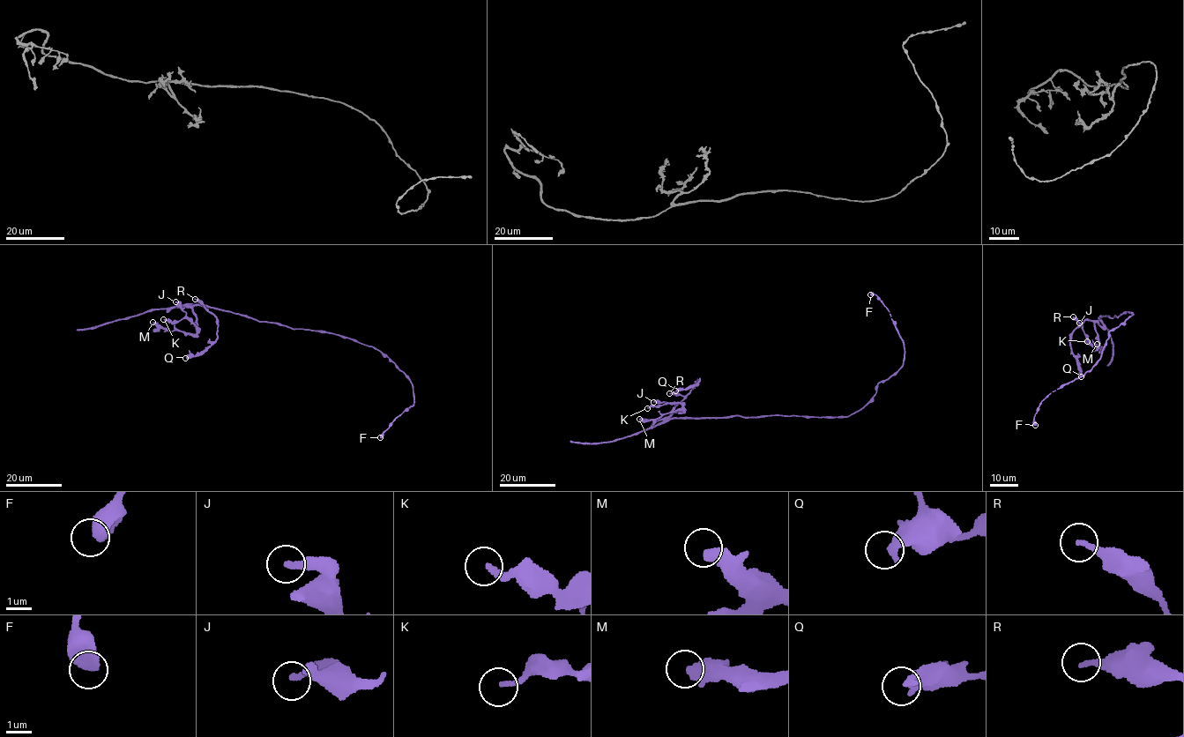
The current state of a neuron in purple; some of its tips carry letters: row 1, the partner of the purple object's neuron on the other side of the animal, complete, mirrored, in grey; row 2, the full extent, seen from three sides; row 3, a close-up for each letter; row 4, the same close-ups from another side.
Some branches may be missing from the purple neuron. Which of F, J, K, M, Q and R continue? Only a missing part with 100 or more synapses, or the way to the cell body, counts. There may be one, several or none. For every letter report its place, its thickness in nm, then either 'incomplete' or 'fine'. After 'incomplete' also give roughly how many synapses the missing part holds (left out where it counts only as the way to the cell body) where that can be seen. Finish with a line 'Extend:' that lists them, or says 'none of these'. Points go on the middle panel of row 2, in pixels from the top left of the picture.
F: (870, 294) | 650 nm | fine
J: (653, 402) | 280 nm | fine
K: (647, 408) | 190 nm | fine
M: (639, 419) | 500 nm | fine
Q: (675, 390) | 400 nm | fine
R: (669, 393) | 200 nm | fine
Extend: none of these

